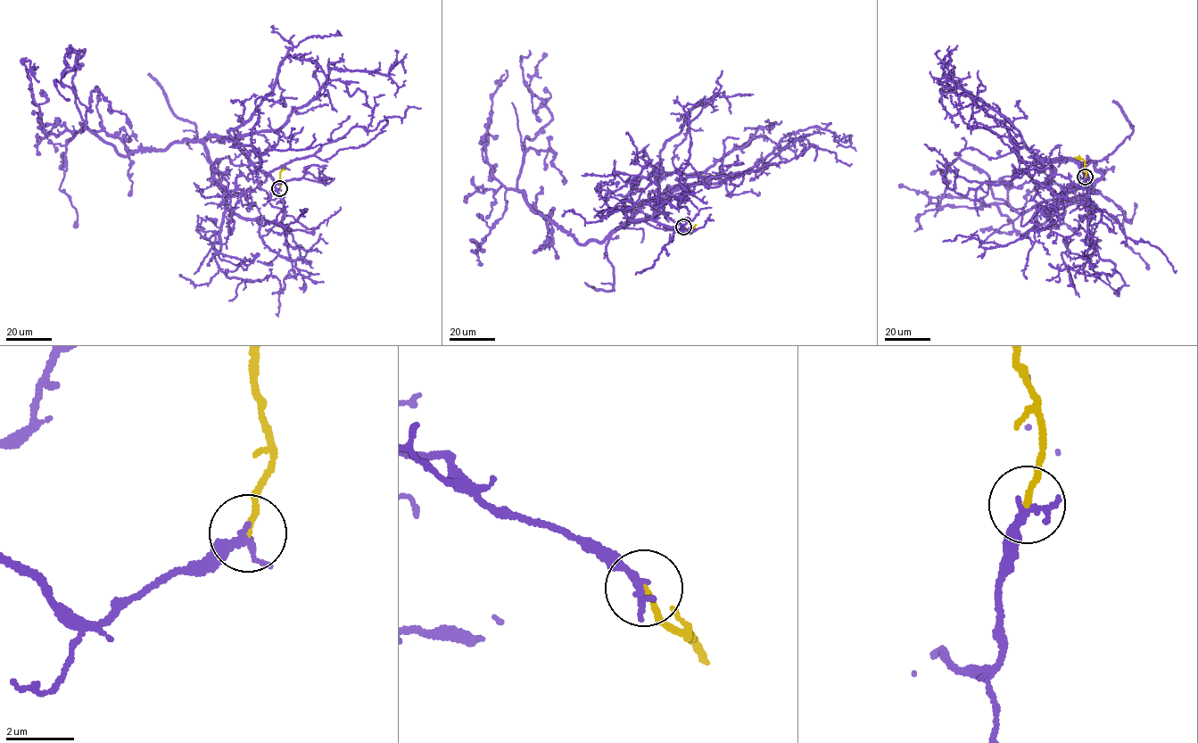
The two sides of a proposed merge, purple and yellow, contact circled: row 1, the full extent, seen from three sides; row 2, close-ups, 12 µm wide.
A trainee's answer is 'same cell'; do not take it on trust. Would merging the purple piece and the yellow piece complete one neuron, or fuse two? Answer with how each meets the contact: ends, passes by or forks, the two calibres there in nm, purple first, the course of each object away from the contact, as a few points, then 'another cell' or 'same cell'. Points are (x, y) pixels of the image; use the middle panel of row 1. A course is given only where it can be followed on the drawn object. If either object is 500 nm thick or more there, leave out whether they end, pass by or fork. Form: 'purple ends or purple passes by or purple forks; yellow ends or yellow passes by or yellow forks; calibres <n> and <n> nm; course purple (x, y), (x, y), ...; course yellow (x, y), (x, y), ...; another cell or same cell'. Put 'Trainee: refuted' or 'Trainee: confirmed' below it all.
purple passes by; yellow ends; calibres 220 and 170 nm; course purple (683, 227), (657, 199), (581, 244), (516, 187), (524, 137), (551, 115), (524, 83), (539, 121); course yellow (683, 227), (688, 232), (696, 224); another cell
Trainee: refuted

